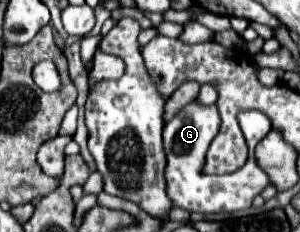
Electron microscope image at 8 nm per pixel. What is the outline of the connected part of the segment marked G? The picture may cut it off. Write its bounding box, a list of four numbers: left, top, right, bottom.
[164,102,270,212]

